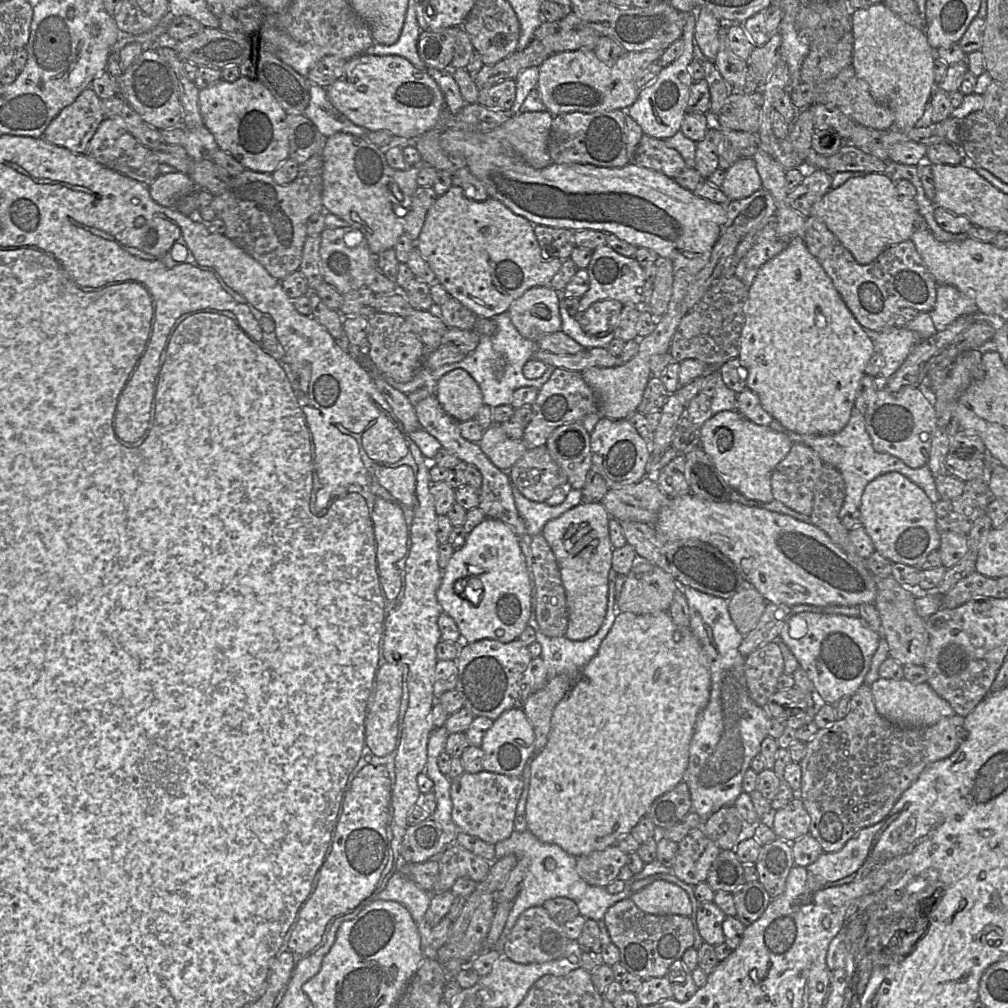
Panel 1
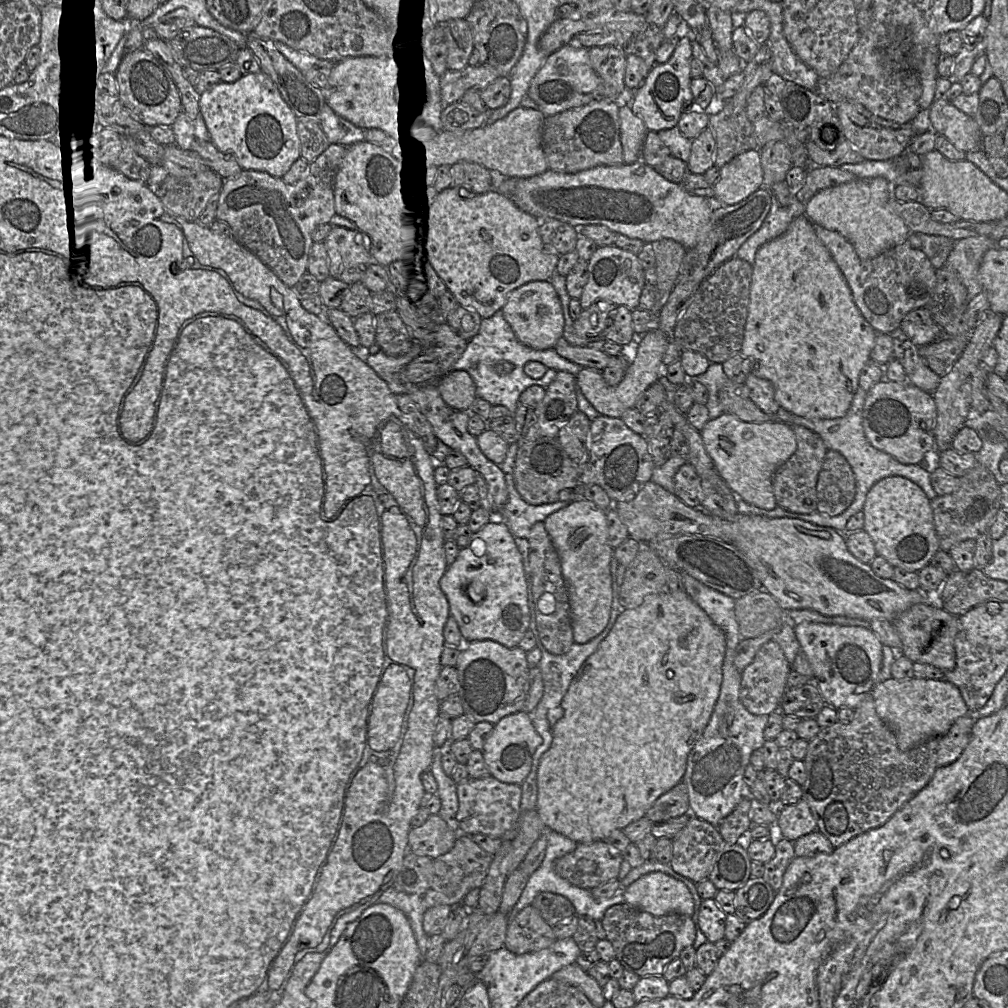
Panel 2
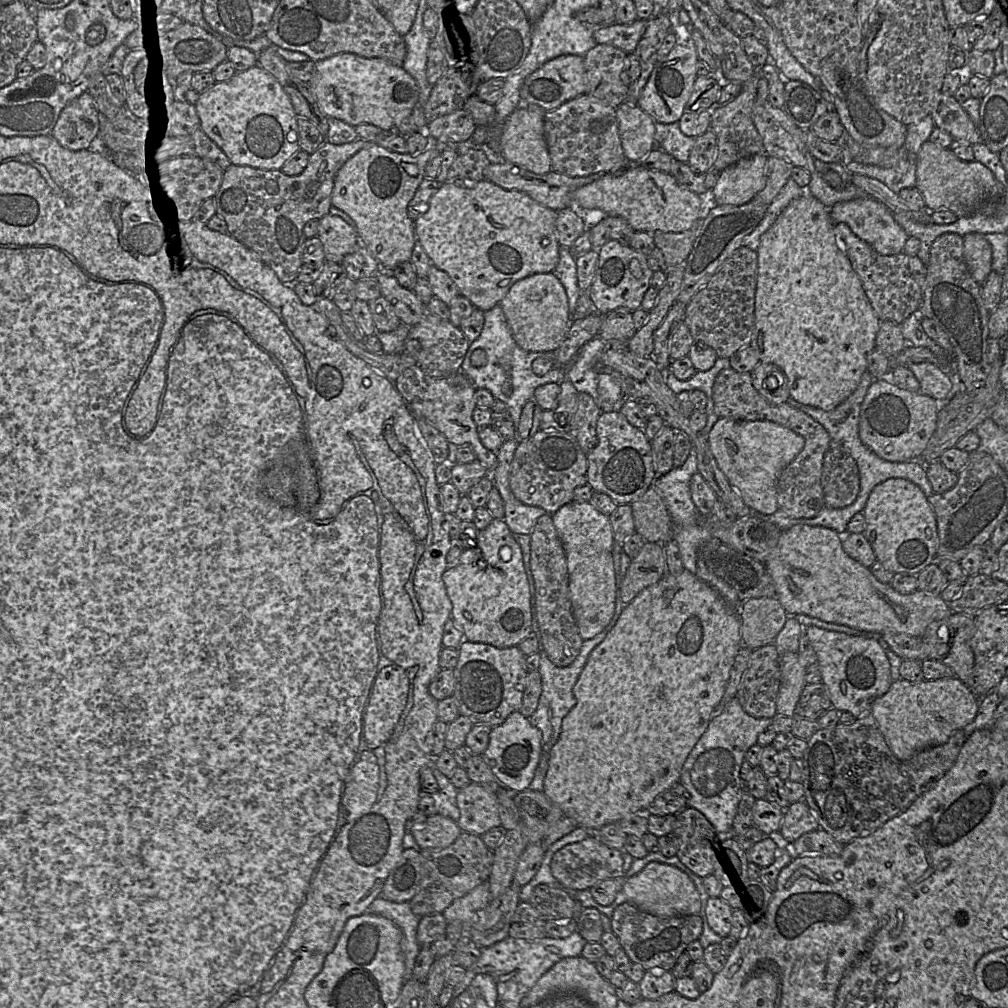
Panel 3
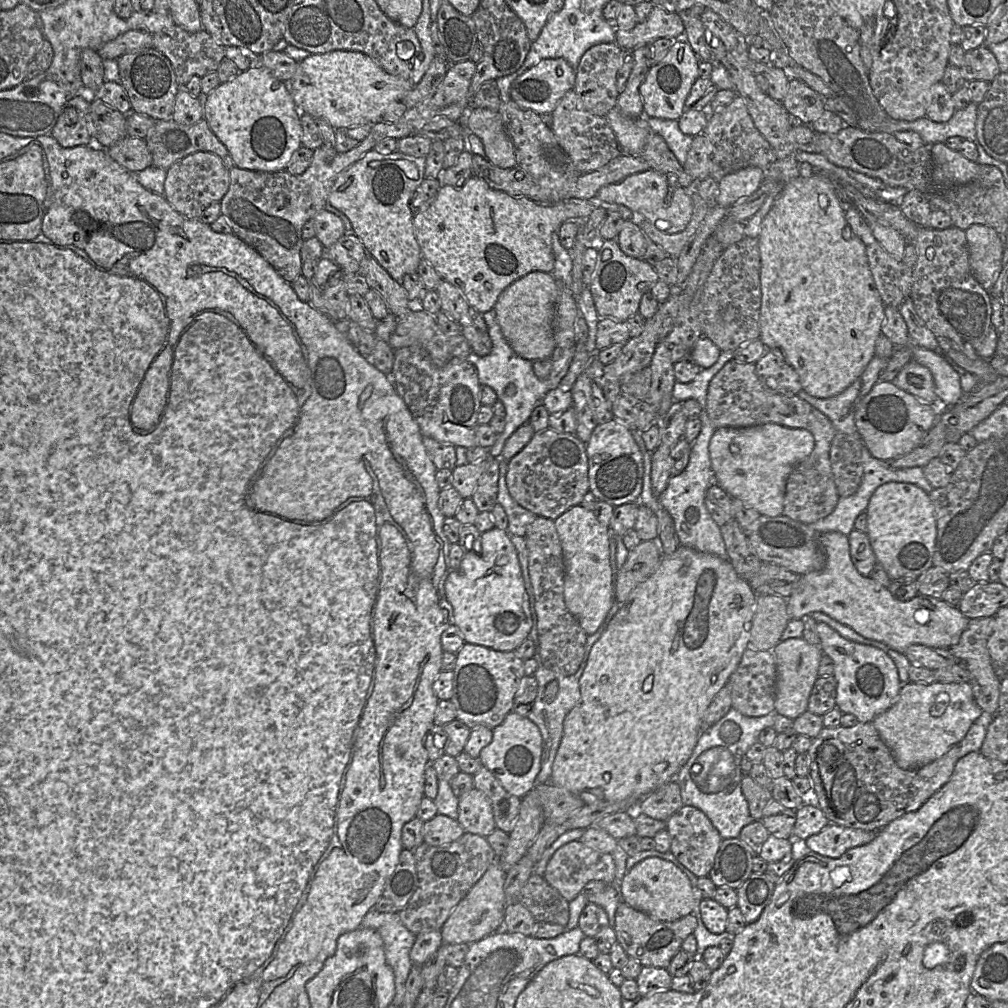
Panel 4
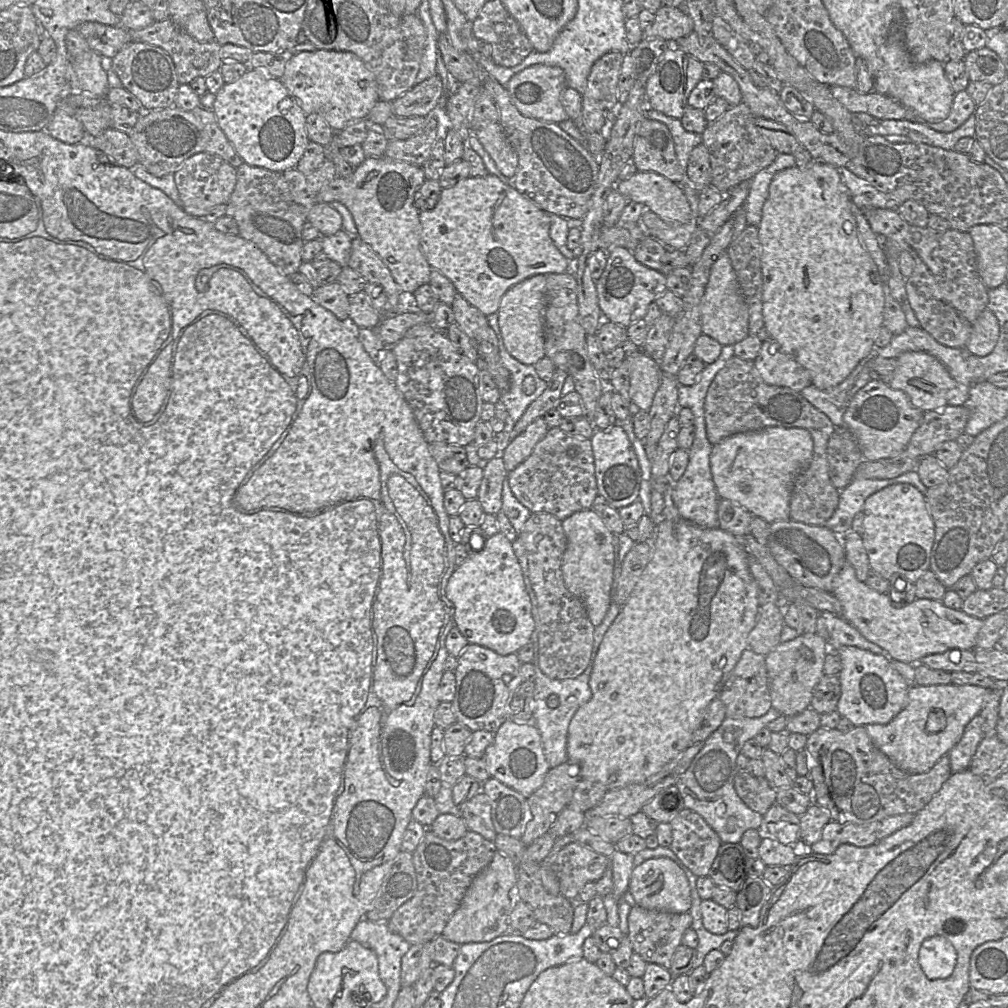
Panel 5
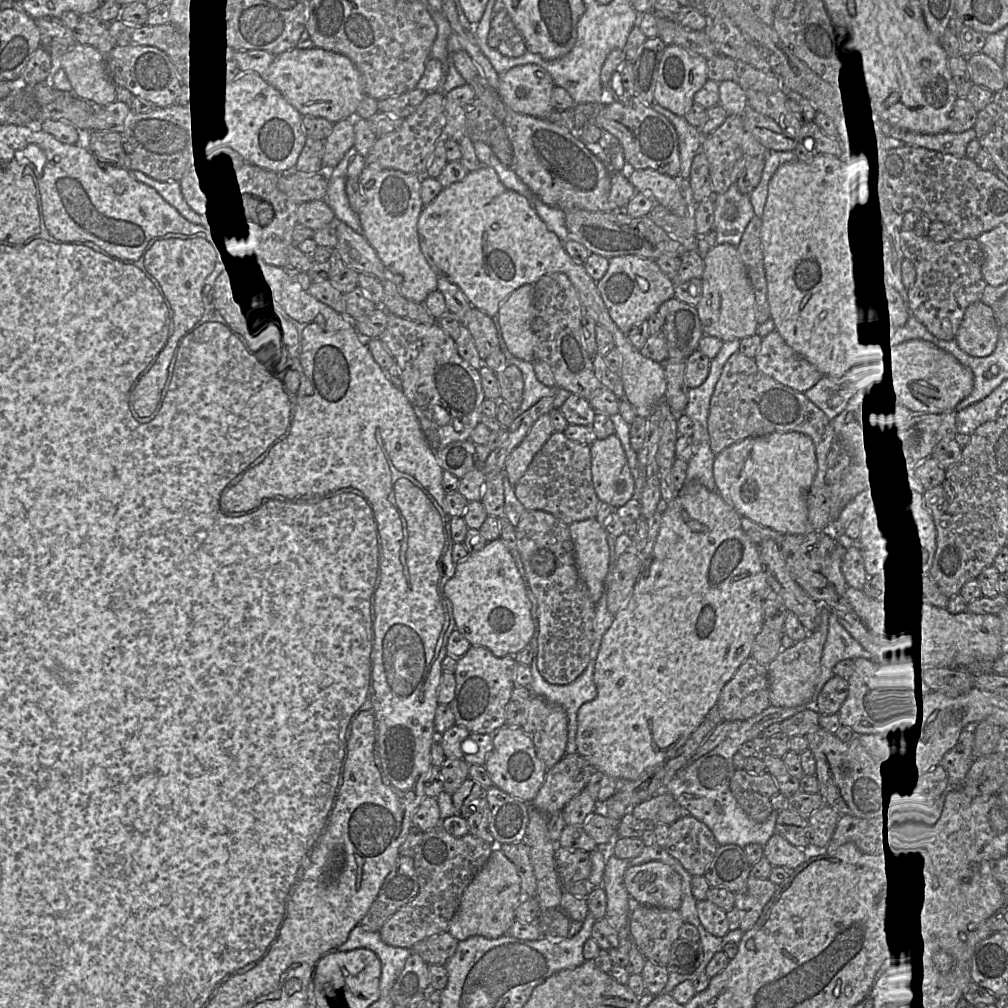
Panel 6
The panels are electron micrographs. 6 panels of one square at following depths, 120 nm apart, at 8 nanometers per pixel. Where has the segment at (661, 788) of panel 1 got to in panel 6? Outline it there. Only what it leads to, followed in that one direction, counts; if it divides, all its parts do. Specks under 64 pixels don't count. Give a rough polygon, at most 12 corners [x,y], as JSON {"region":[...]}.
{"region":[[685,482],[602,637],[577,753],[675,757],[772,588],[741,516]]}

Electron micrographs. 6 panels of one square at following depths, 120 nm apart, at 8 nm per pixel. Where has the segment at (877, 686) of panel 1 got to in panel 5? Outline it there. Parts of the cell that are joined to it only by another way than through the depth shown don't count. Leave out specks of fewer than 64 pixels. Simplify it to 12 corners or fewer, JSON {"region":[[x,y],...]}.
{"region":[[913,685],[887,724],[864,727],[910,774],[959,742],[991,689]]}

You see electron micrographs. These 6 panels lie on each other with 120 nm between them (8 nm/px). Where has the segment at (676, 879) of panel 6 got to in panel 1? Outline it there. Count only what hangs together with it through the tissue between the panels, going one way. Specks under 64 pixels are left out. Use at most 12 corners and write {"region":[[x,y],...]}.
{"region":[[654,881],[630,899],[652,915],[691,916],[685,890]]}

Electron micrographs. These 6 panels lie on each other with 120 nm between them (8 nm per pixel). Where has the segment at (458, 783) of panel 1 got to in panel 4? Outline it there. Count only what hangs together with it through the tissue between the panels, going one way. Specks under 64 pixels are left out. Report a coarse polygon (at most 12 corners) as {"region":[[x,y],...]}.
{"region":[[475,787],[458,797],[465,832],[487,837],[495,829],[488,797]]}

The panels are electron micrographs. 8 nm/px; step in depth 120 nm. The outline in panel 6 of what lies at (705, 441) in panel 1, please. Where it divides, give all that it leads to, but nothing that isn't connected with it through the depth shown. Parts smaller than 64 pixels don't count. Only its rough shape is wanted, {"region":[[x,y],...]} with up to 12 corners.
{"region":[[774,432],[715,455],[741,517],[807,534],[812,439]]}

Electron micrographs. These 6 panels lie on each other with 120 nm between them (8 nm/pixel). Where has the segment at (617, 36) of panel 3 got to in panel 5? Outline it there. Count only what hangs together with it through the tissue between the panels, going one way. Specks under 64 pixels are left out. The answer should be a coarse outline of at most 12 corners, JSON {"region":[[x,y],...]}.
{"region":[[662,6],[643,39],[675,42],[688,36],[693,20],[677,7]]}

